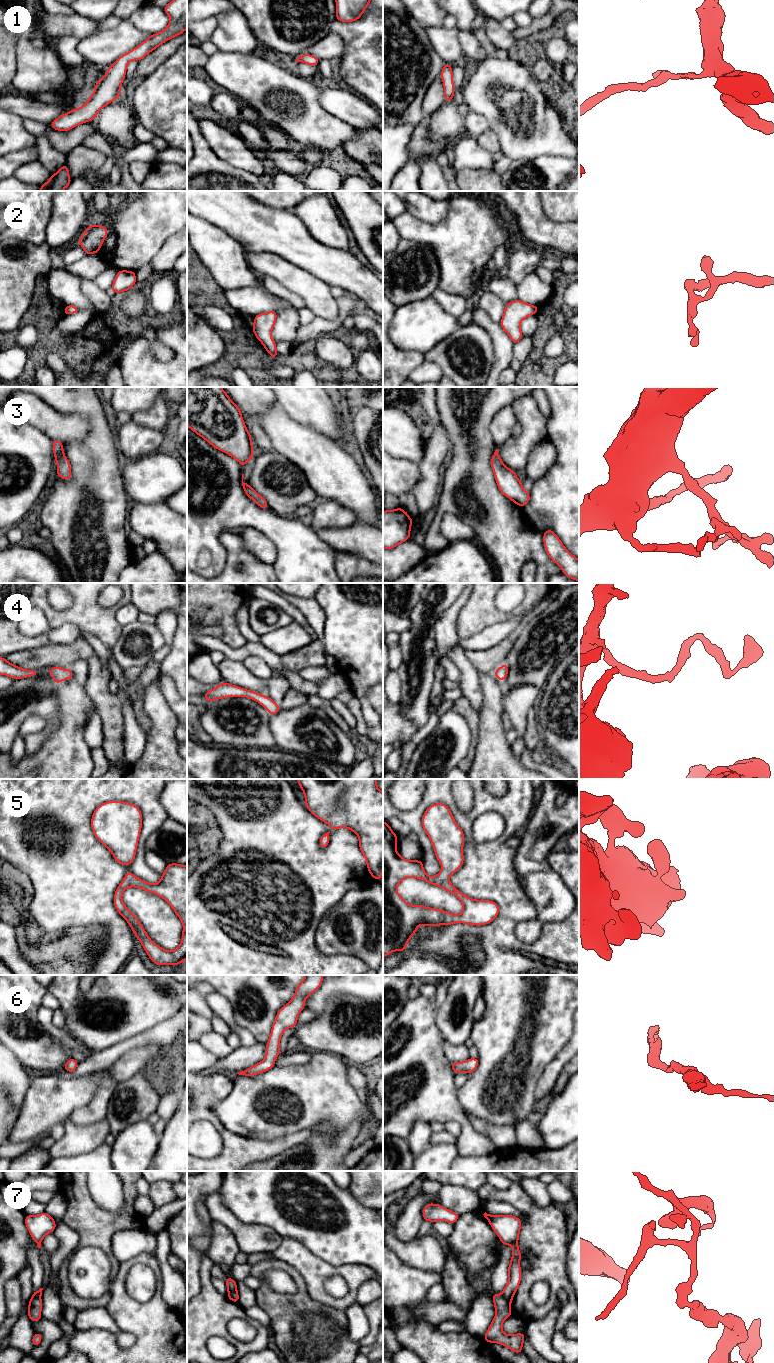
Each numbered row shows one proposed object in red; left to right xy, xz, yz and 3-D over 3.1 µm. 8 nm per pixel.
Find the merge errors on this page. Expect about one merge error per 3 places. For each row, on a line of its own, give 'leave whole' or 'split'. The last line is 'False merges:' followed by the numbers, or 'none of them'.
1: leave whole
2: leave whole
3: leave whole
4: leave whole
5: leave whole
6: leave whole
7: split
False merges: 7

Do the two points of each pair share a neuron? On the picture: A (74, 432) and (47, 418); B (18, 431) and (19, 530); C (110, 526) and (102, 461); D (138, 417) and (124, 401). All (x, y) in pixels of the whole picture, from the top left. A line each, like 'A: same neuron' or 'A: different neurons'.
A: same neuron
B: different neurons
C: same neuron
D: different neurons

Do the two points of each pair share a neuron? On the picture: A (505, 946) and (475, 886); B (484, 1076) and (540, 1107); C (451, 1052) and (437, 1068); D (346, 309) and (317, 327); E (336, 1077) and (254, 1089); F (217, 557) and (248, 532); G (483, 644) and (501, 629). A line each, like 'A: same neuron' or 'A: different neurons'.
A: same neuron
B: different neurons
C: different neurons
D: same neuron
E: same neuron
F: different neurons
G: same neuron

